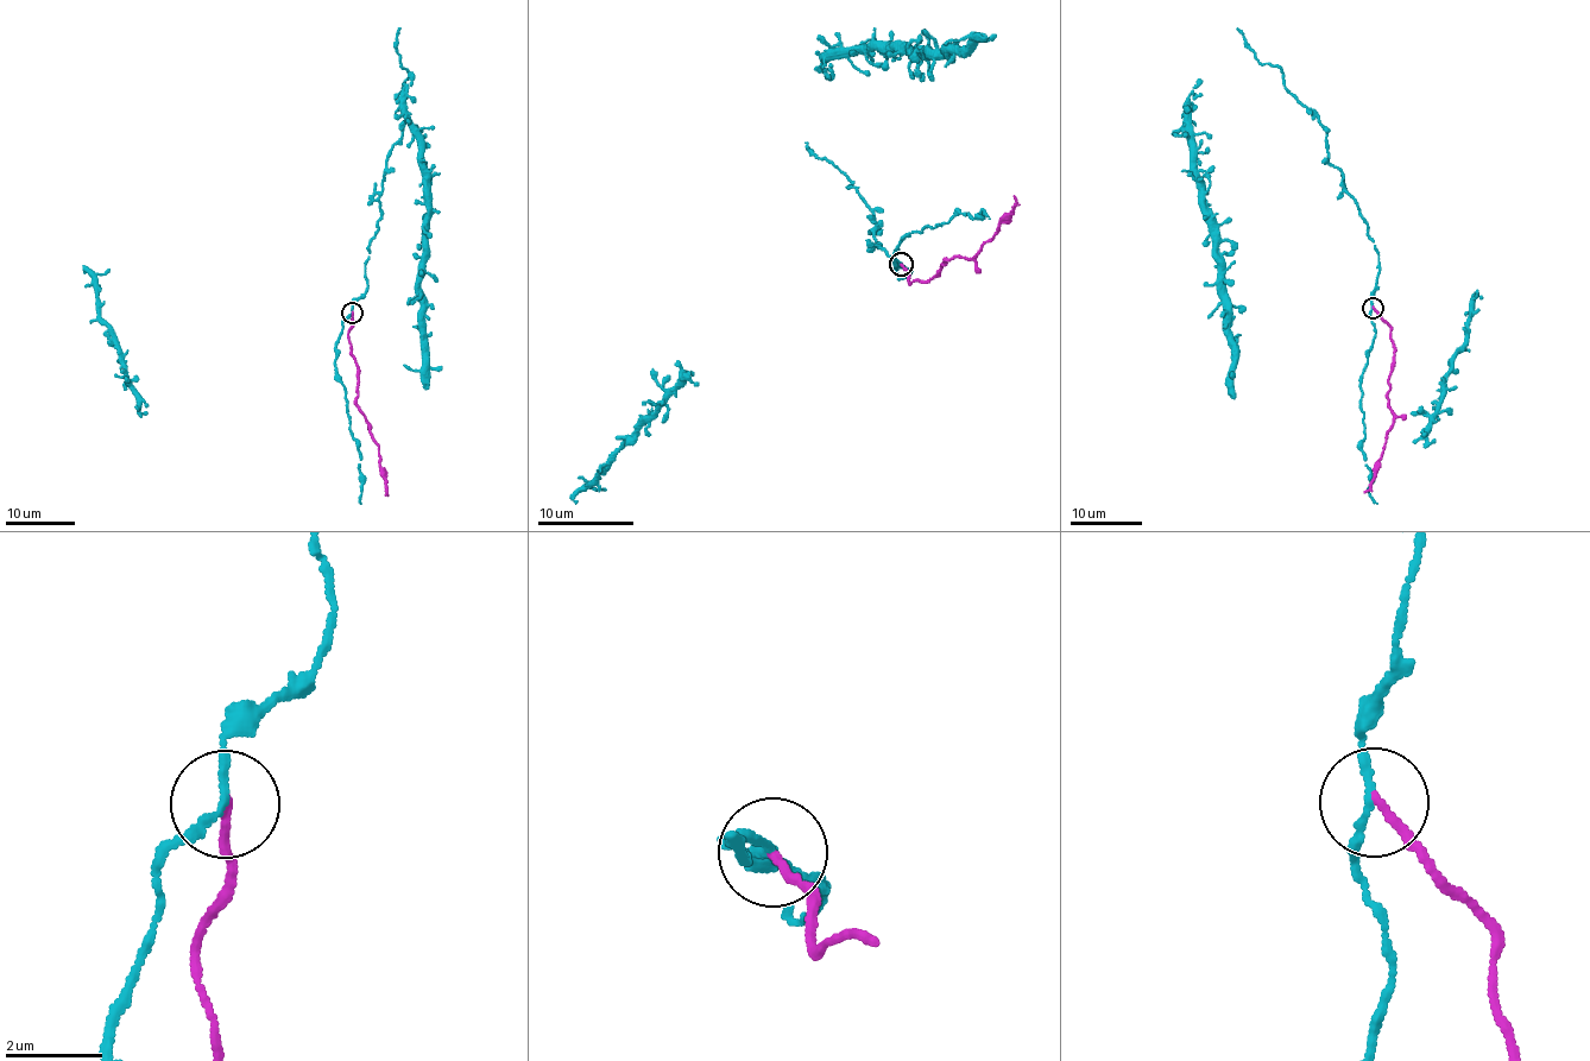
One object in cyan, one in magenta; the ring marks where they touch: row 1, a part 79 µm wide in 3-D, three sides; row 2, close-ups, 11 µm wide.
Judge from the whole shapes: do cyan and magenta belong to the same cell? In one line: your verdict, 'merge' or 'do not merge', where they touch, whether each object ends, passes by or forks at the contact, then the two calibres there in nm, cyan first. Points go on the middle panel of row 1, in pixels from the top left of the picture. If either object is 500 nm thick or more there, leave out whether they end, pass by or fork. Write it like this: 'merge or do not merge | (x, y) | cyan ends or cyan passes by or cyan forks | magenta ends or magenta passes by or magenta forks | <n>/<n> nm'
do not merge | (901, 264) | cyan passes by | magenta ends | 140/170 nm

